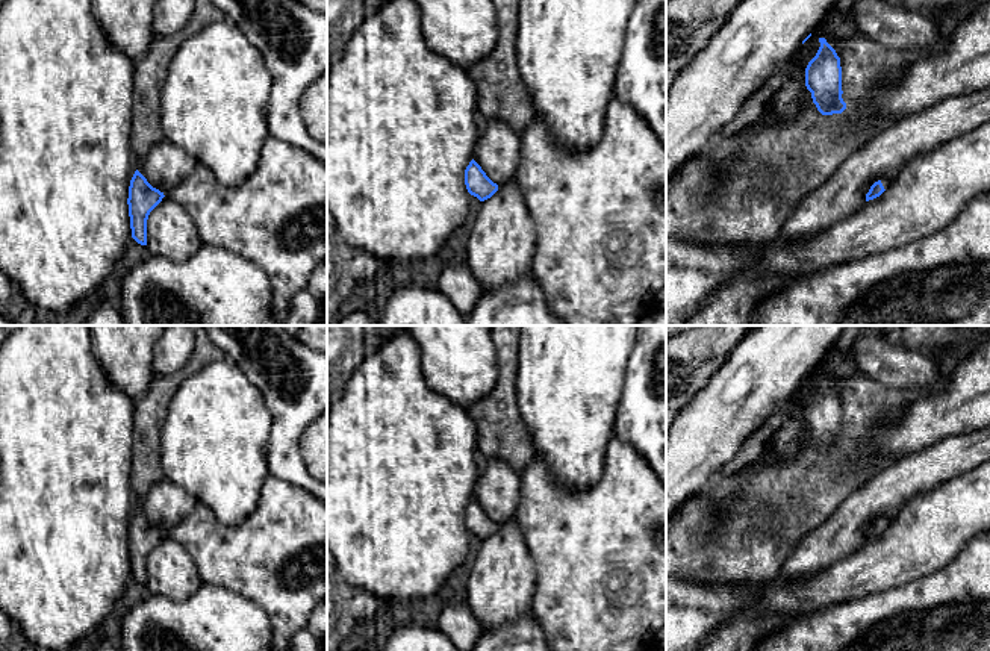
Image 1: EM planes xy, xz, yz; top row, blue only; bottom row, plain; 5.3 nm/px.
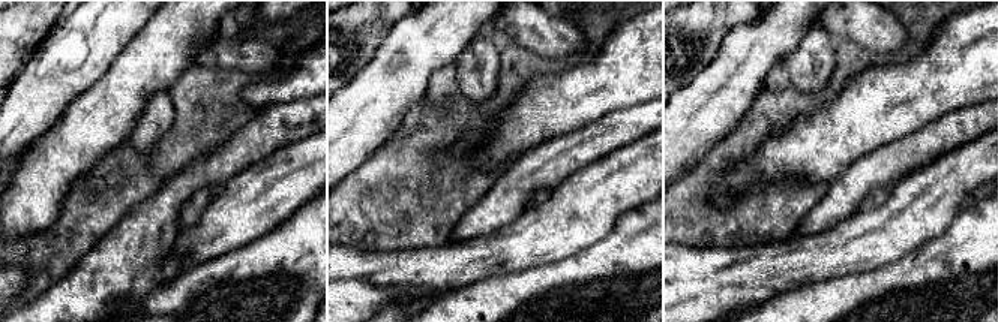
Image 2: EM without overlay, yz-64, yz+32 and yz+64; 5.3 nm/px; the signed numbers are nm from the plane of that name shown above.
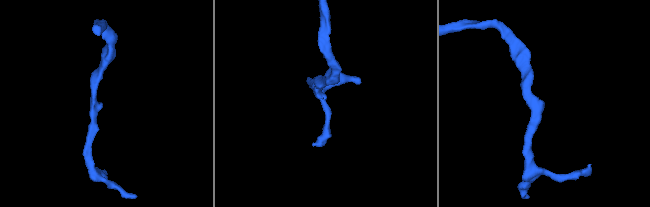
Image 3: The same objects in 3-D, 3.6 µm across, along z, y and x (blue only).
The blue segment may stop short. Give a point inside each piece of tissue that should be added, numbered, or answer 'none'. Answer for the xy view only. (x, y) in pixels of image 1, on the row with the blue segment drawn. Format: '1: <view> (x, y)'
none

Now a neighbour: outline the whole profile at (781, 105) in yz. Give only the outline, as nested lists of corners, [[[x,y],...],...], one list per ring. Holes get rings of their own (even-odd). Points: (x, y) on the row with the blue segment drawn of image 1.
[[[834,8],[827,14],[822,23],[811,32],[811,36],[793,55],[793,65],[780,86],[771,89],[764,85],[758,89],[755,95],[758,100],[758,117],[743,130],[754,133],[760,129],[763,132],[772,123],[786,124],[795,120],[802,107],[802,94],[808,91],[805,86],[805,68],[820,47],[819,39],[825,38],[837,56],[842,58],[845,38],[849,30],[852,30],[852,26],[849,24],[846,9]]]

